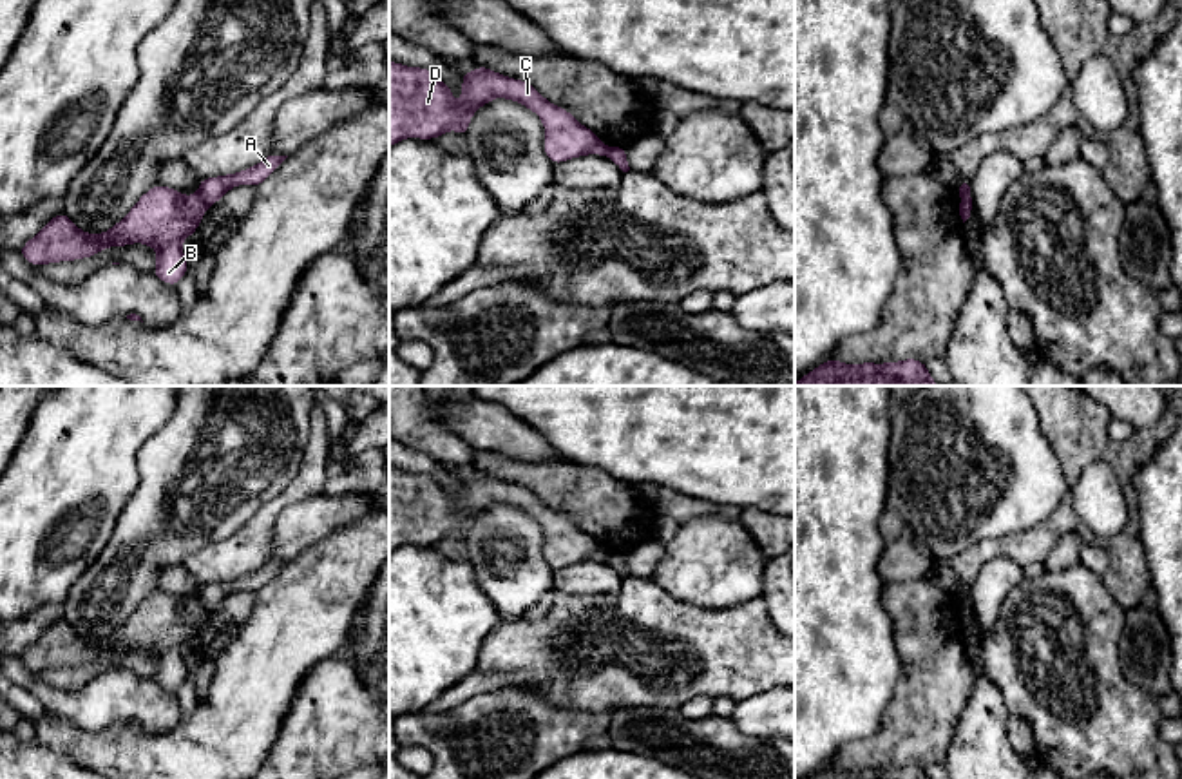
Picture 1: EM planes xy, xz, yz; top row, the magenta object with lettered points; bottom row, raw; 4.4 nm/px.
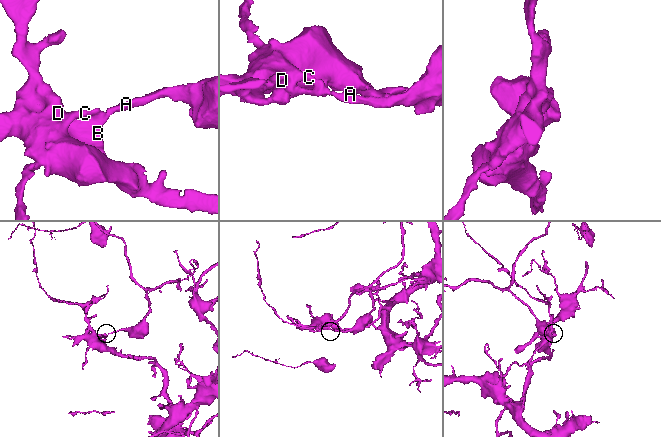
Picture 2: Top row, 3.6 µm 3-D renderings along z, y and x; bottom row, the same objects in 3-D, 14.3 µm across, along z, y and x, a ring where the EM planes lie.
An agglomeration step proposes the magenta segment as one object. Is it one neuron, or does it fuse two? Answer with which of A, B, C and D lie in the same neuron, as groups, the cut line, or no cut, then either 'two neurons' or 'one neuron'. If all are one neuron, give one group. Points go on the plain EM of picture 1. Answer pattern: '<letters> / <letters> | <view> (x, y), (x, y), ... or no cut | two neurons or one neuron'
A / B C D | xy (198, 600), (209, 611) | two neurons

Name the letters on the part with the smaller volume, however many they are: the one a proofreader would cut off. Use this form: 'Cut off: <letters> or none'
Cut off: A

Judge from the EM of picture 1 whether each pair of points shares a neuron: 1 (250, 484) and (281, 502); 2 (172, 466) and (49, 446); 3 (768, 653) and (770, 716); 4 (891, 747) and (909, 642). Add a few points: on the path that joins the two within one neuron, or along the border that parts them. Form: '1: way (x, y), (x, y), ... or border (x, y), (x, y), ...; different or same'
1: border (299, 464), (297, 475), (241, 526); different
2: border (162, 426), (138, 452), (138, 488), (127, 502); different
3: border (775, 685), (737, 702); different
4: way (915, 721), (915, 667); same

